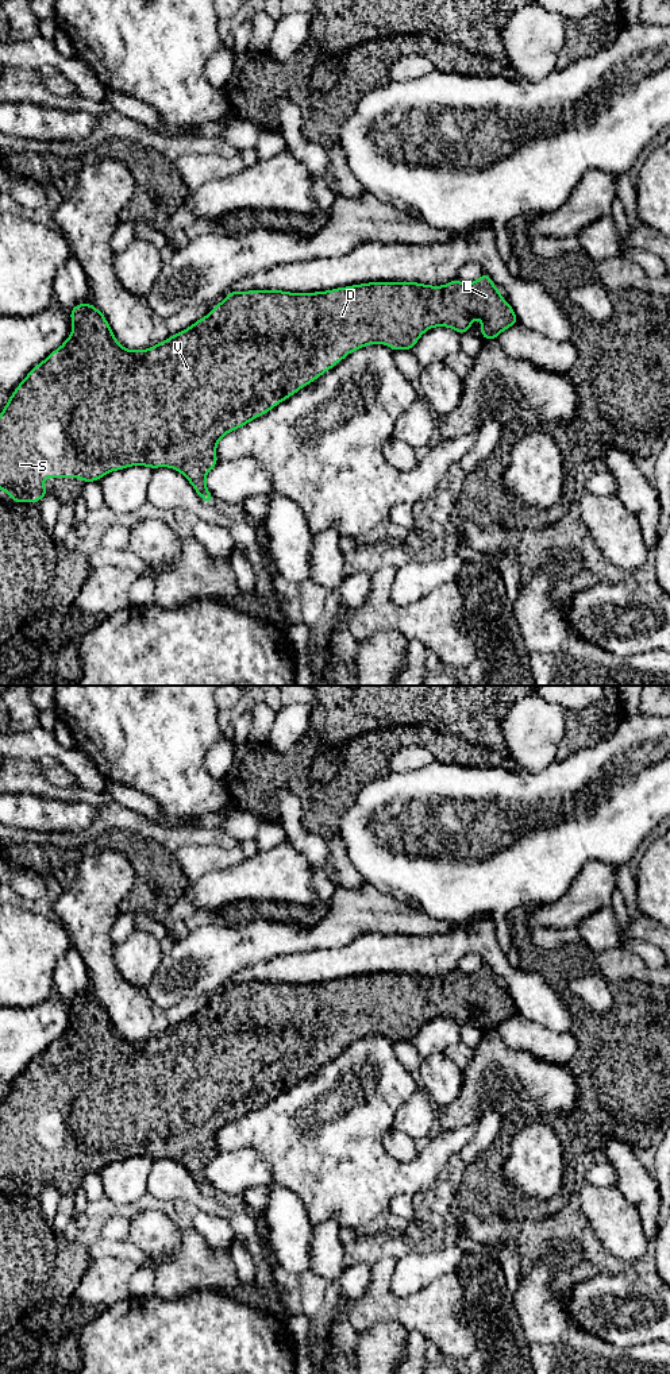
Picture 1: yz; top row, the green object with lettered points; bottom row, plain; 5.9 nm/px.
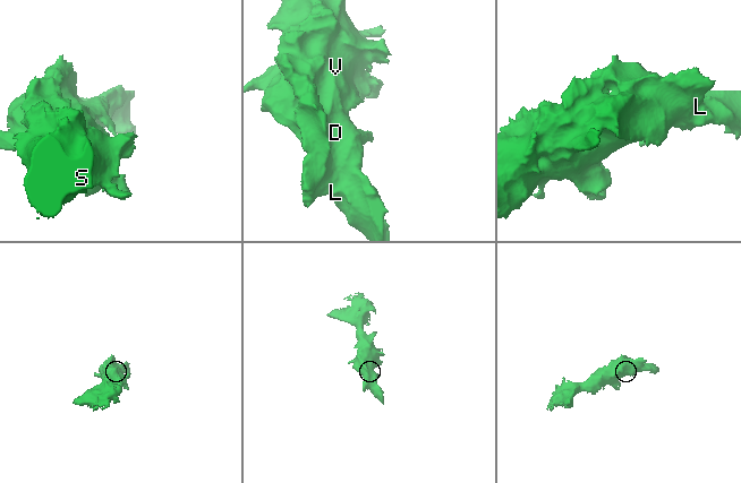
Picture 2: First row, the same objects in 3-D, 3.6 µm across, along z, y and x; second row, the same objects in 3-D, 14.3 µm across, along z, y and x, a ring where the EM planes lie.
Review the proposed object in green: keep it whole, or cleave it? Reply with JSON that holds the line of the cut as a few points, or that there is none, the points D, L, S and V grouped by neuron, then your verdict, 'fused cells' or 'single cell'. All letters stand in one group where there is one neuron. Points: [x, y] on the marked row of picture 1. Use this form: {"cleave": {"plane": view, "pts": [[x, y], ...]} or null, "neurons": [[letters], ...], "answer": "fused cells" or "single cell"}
{"cleave": null, "neurons": [["D", "L", "S", "V"]], "answer": "single cell"}

